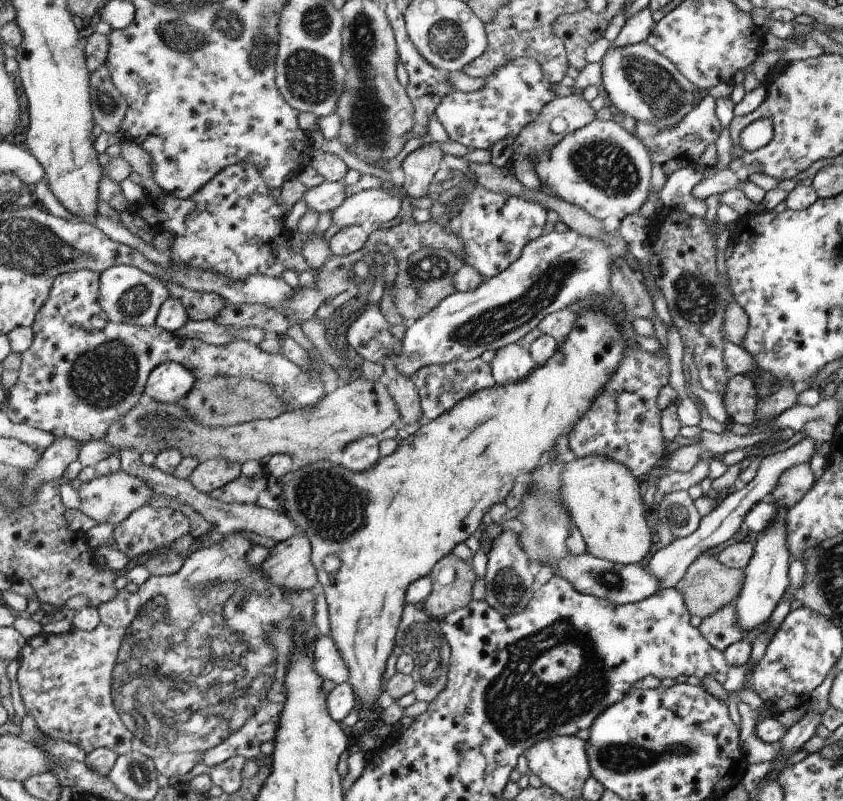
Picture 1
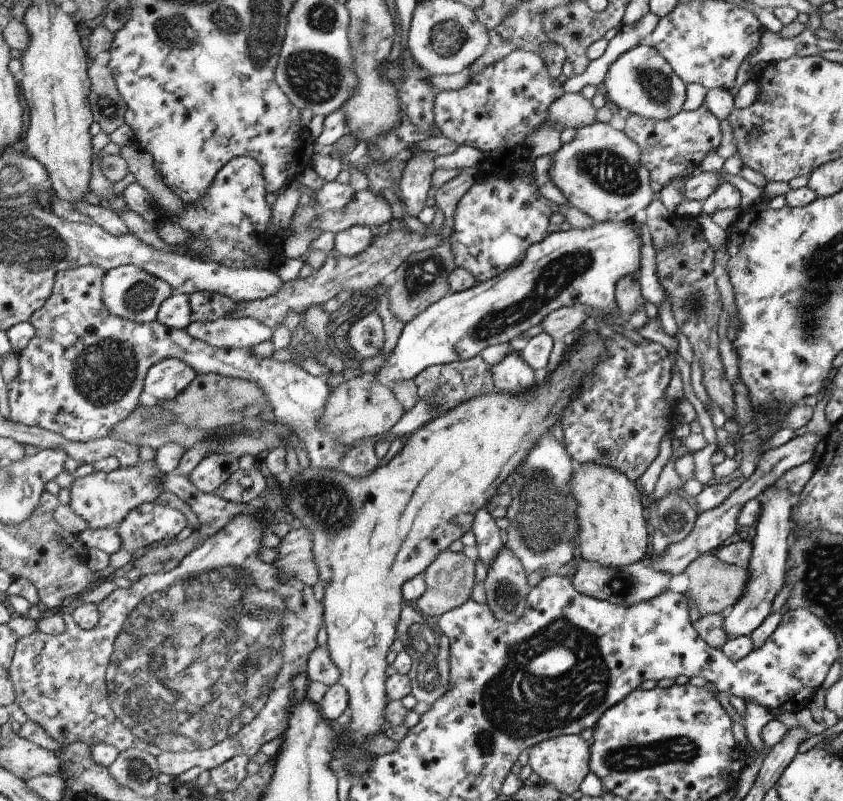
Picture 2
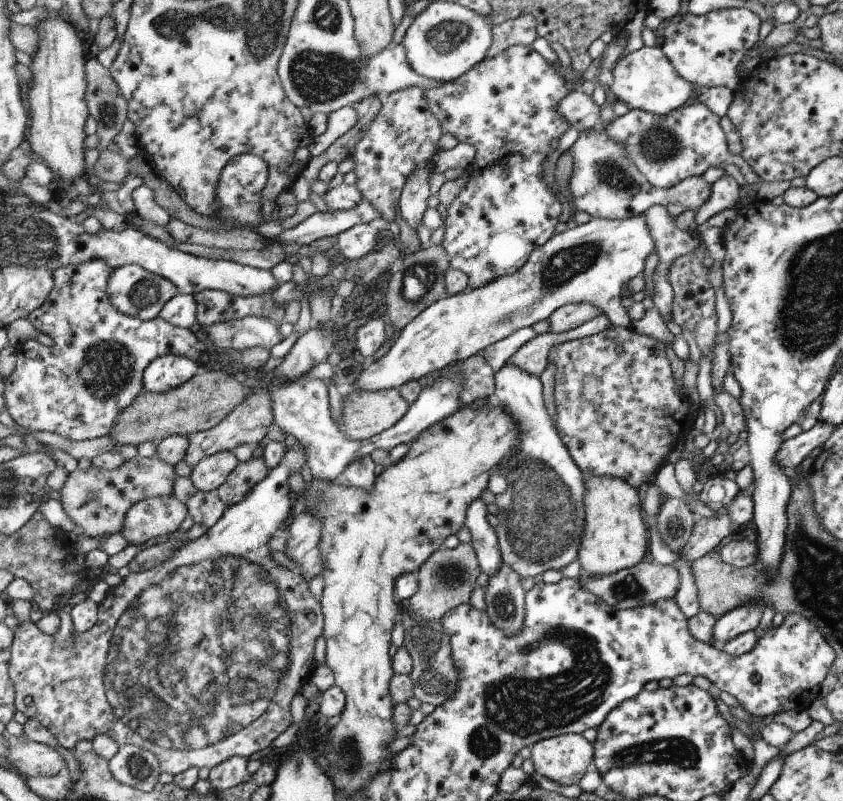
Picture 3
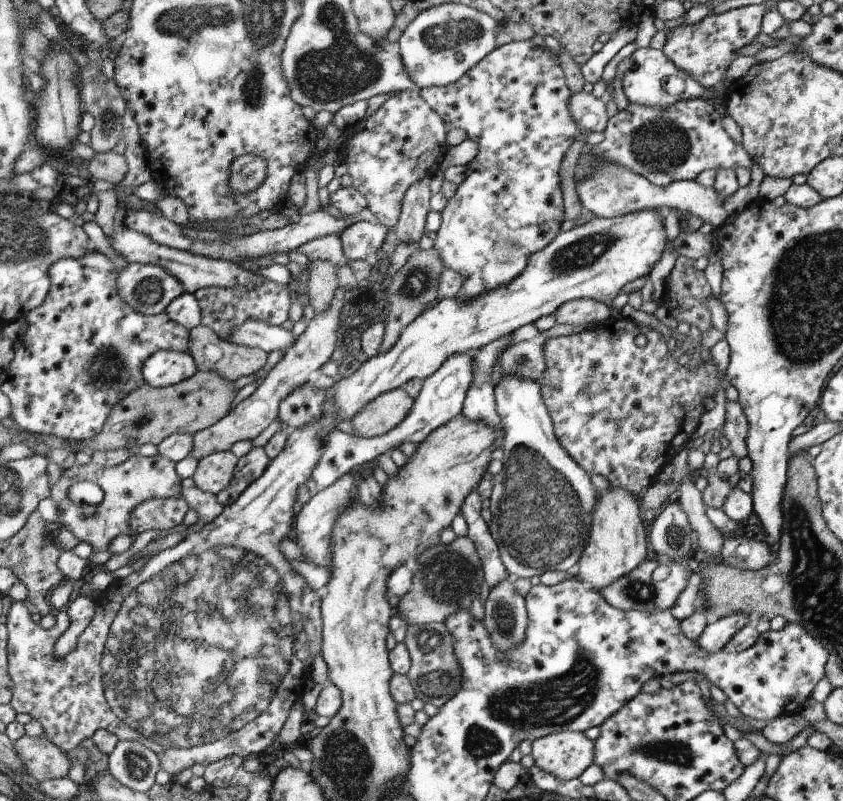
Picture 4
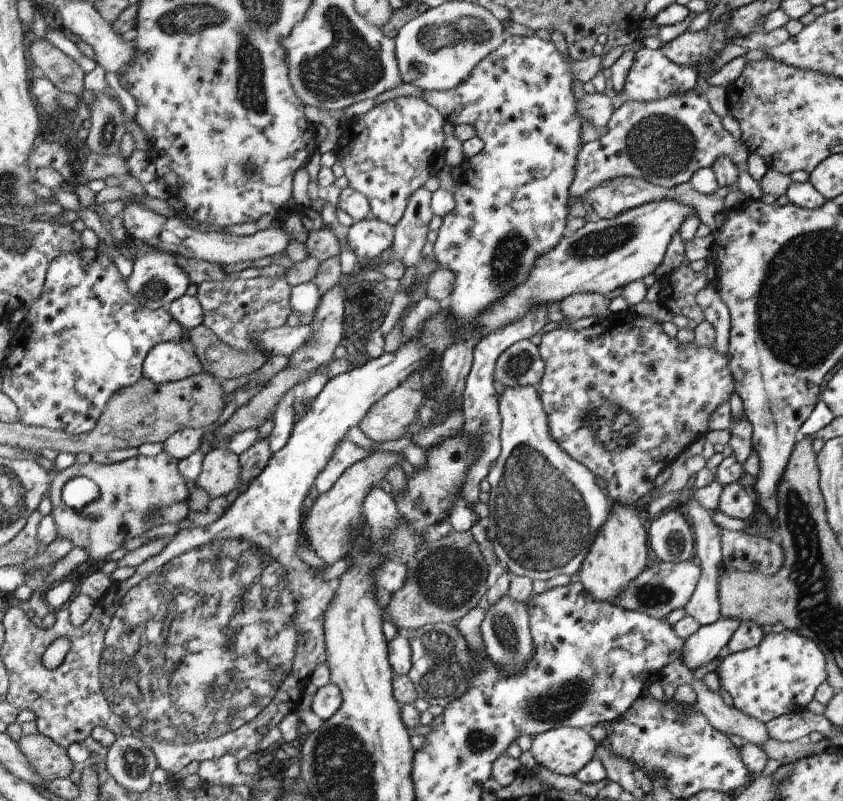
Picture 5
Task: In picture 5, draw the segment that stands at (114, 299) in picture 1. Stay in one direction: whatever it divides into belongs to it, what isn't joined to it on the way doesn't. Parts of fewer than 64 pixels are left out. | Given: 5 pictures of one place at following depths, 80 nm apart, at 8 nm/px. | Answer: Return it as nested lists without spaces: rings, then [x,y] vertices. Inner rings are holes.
[[[151,248],[144,255],[138,255],[133,260],[133,270],[126,278],[128,290],[136,298],[138,304],[149,309],[166,308],[173,300],[180,298],[188,290],[191,282],[189,276],[176,264],[174,254]]]

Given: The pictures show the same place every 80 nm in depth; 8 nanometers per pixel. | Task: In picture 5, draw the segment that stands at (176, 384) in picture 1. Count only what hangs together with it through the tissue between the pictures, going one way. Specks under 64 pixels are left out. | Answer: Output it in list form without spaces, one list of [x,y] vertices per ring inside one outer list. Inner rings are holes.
[[[161,342],[144,362],[144,378],[156,384],[171,383],[200,374],[204,368],[192,352],[186,352],[180,342]]]

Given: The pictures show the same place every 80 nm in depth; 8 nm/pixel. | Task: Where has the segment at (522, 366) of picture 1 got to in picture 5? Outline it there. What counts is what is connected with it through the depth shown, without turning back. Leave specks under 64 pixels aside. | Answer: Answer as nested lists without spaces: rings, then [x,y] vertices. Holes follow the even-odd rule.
[[[537,385],[506,387],[499,395],[501,416],[501,453],[490,470],[489,520],[487,534],[493,542],[498,560],[512,576],[518,575],[531,580],[548,580],[559,574],[572,576],[578,573],[586,554],[602,526],[612,515],[612,500],[608,493],[596,485],[597,476],[586,465],[574,460],[553,439],[549,429],[549,415],[540,397]]]

